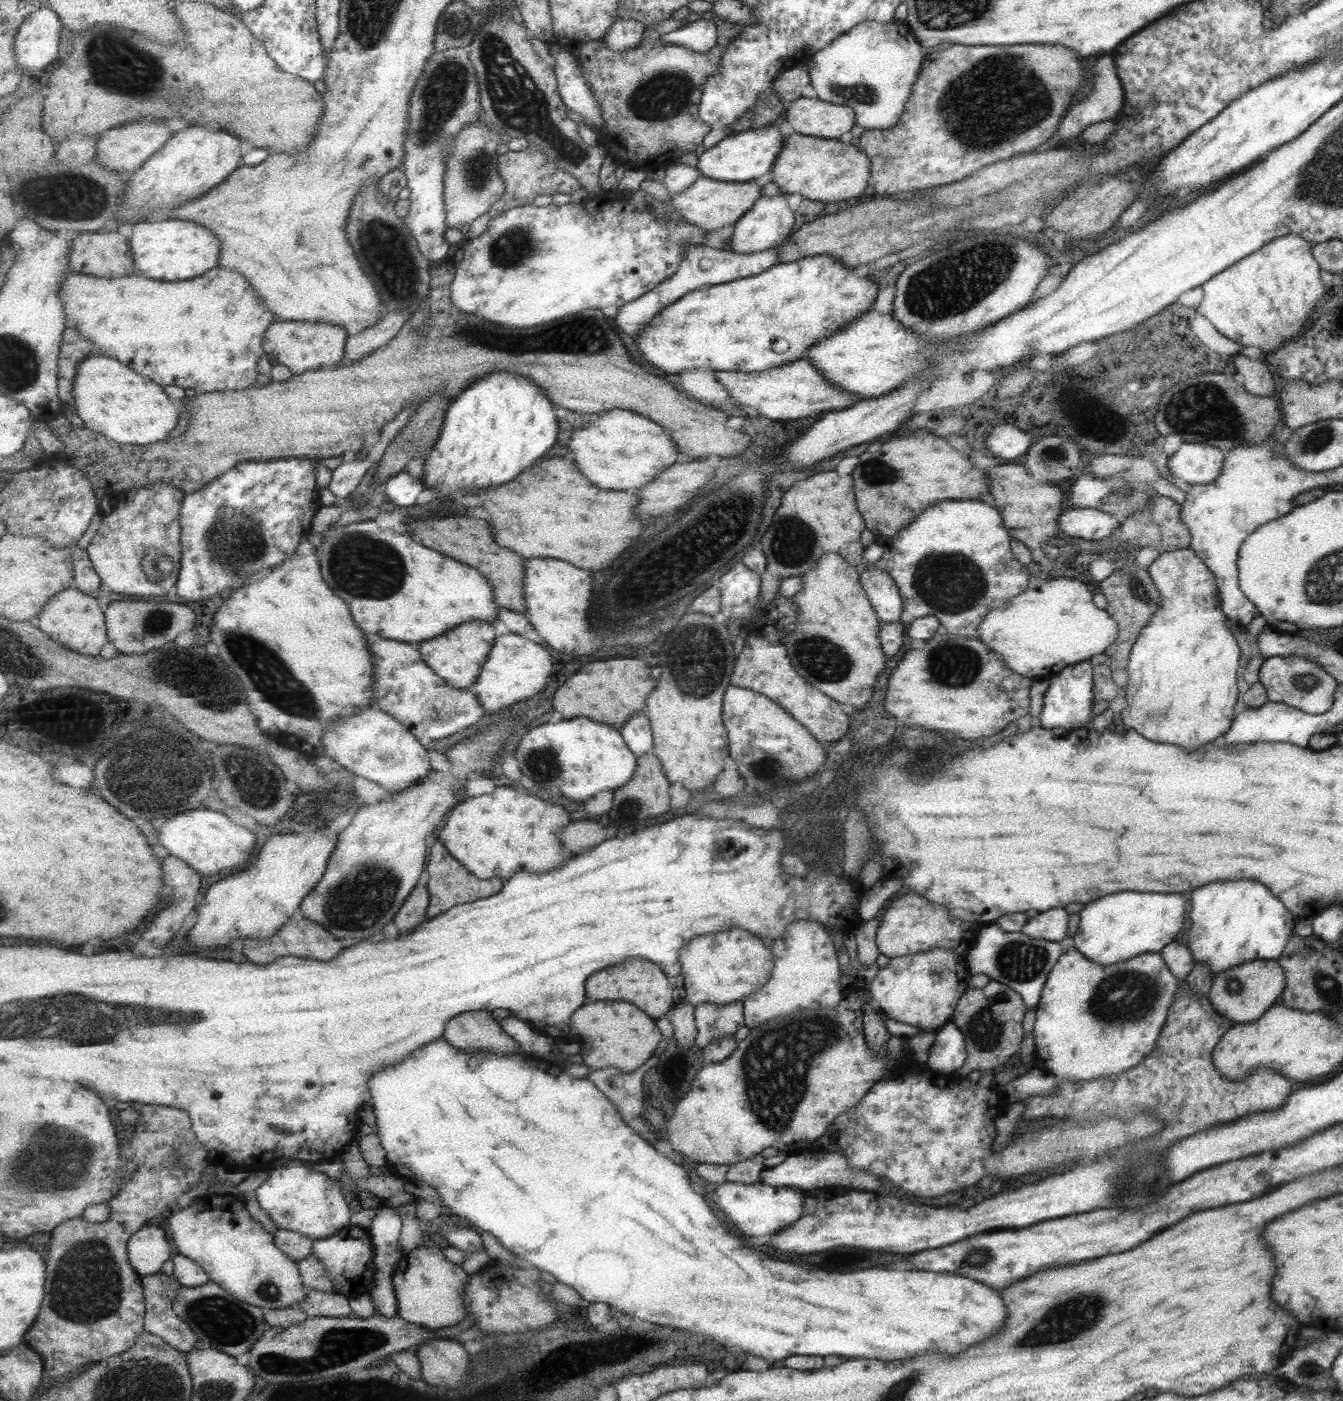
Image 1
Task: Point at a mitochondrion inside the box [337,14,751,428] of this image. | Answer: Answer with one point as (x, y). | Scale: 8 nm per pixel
(517, 102)

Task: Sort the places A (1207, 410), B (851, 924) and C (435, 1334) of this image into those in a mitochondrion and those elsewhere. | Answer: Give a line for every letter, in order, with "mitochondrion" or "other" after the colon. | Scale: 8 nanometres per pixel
A: mitochondrion
B: other
C: other

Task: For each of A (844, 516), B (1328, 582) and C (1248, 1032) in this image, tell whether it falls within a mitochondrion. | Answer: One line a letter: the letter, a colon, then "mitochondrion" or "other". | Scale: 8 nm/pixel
A: other
B: mitochondrion
C: other

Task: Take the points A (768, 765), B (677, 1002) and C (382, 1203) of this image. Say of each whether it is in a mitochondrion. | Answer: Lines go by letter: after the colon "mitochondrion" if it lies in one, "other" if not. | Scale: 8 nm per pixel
A: mitochondrion
B: other
C: other

